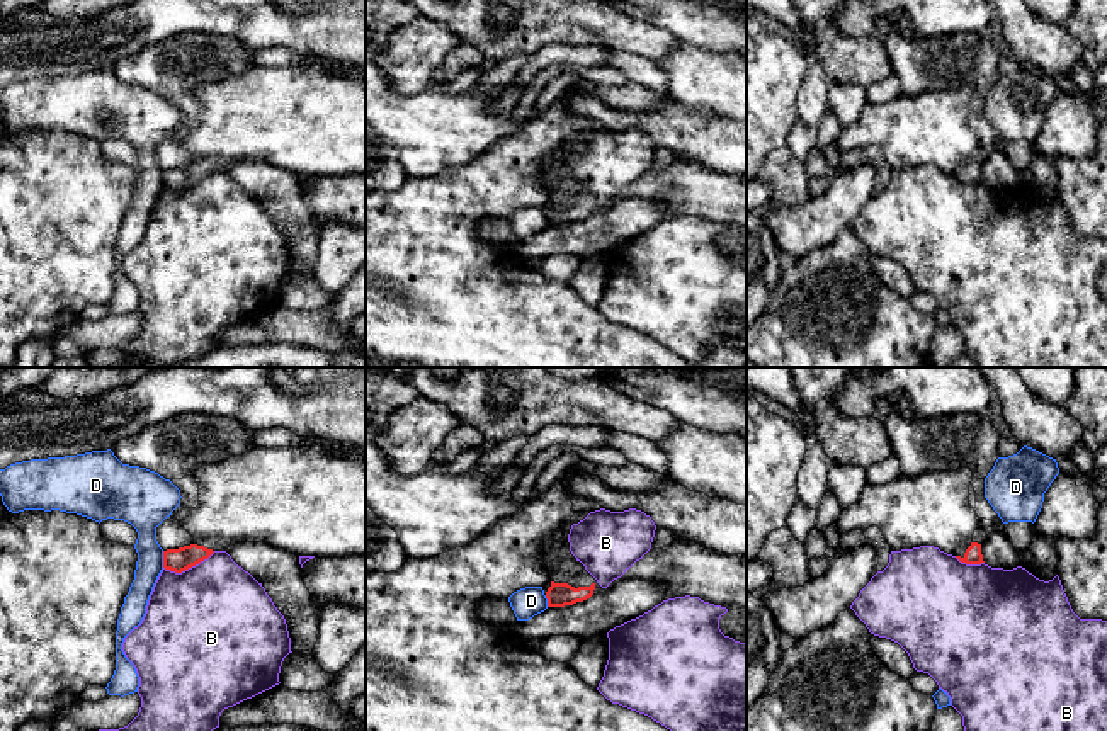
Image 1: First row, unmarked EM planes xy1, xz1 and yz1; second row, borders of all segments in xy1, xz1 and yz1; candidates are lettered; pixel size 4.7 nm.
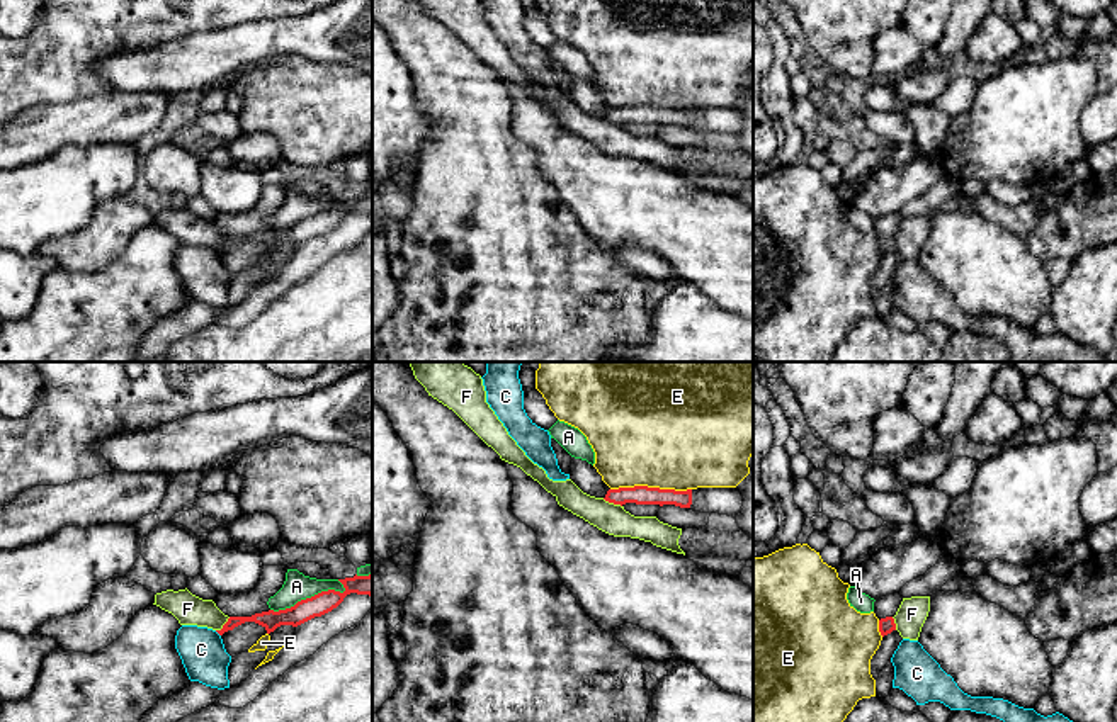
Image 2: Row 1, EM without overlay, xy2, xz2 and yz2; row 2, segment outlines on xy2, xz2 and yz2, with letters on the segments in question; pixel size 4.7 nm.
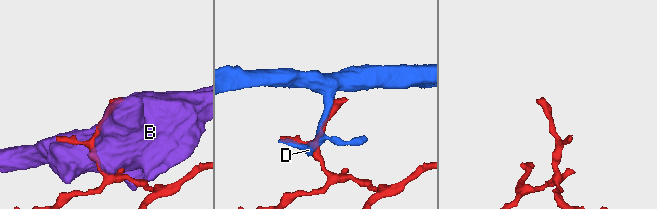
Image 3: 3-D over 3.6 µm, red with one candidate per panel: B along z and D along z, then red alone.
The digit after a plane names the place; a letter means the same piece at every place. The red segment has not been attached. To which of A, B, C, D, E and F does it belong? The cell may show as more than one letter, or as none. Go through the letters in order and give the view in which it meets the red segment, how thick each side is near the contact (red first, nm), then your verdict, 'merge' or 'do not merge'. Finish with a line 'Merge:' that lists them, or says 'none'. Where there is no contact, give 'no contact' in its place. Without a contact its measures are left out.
A: meets red in xy2; 100 nm thick on the red side, 130 nm on the other; do not merge
B: meets red in xy1; 110 nm thick on the red side, 480 nm on the other; do not merge
C: meets red in xy2; 80 nm thick on the red side, 220 nm on the other; do not merge
D: meets red in xy1; 110 nm thick on the red side, 190 nm on the other; do not merge
E: meets red in xz2; 100 nm thick on the red side, 480 nm on the other; do not merge
F: meets red in xz2; 100 nm thick on the red side, 140 nm on the other; do not merge
Merge: none

